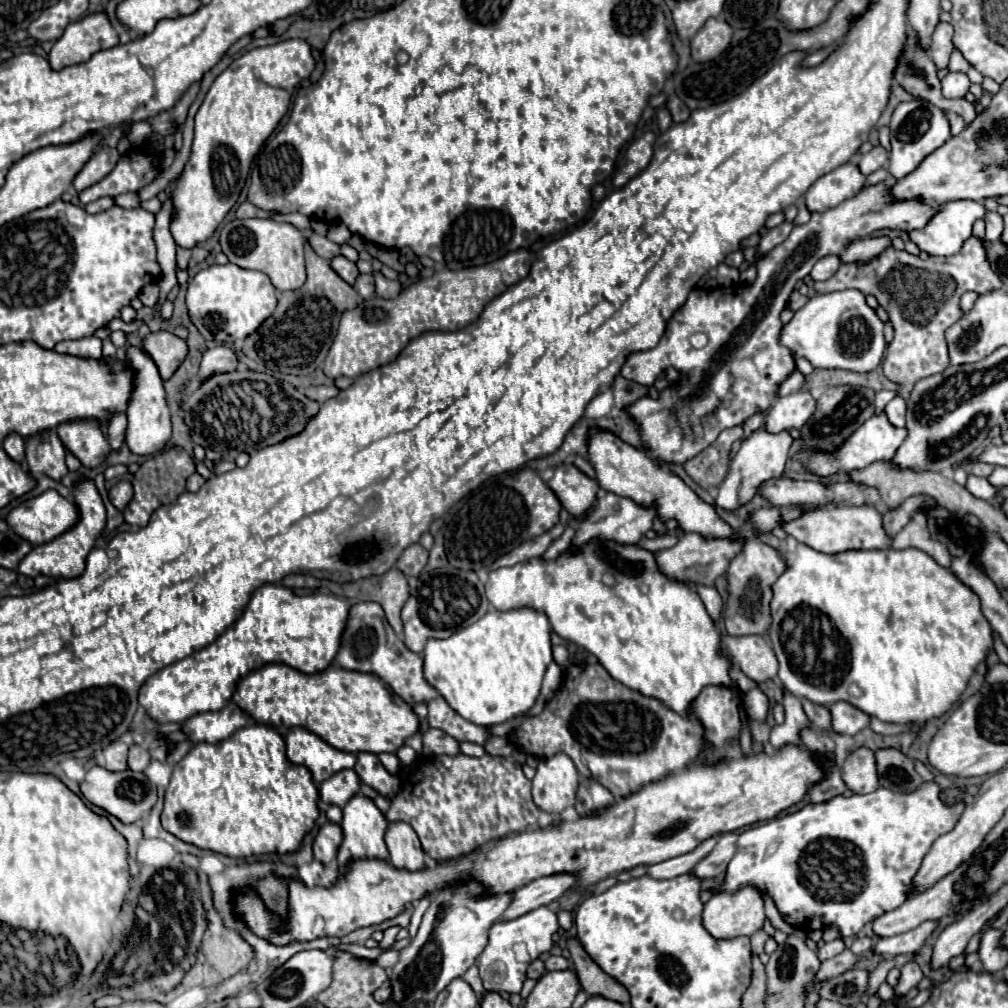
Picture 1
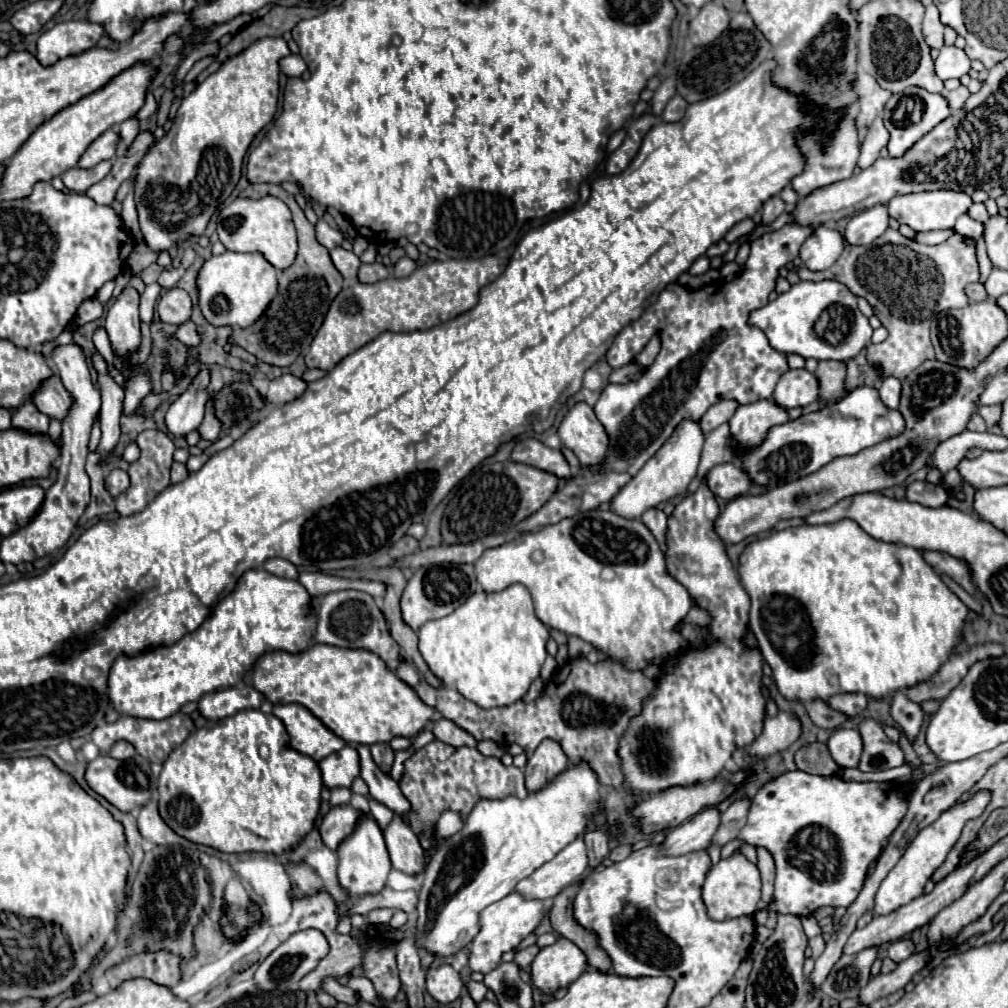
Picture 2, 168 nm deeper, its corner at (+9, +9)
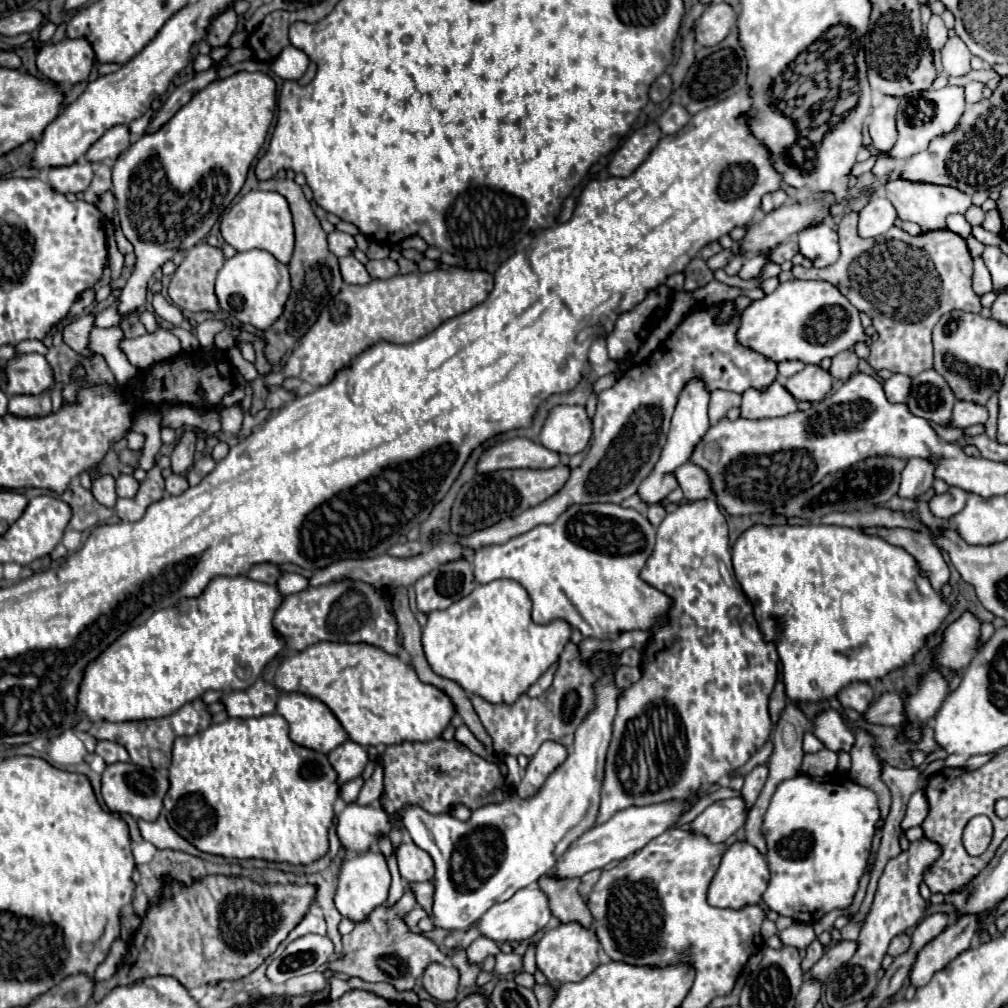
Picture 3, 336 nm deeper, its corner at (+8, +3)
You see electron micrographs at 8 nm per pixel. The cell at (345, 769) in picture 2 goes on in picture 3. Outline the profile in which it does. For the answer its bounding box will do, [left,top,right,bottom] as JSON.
[328,739,368,783]

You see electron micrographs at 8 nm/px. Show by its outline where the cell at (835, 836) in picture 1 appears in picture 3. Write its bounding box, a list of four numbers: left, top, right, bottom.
[762,775,880,923]

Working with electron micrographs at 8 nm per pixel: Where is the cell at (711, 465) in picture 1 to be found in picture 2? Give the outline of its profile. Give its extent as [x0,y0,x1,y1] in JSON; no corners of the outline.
[701,401,737,435]

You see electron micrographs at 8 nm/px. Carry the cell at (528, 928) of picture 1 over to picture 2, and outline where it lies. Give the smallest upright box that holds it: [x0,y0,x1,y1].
[469,893,545,975]

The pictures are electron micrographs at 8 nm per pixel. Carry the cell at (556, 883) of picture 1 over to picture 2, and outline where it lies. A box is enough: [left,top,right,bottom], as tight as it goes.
[515,837,587,899]

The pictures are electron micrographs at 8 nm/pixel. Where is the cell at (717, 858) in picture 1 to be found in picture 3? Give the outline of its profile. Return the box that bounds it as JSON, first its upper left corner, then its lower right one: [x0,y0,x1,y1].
[740,765,768,807]

